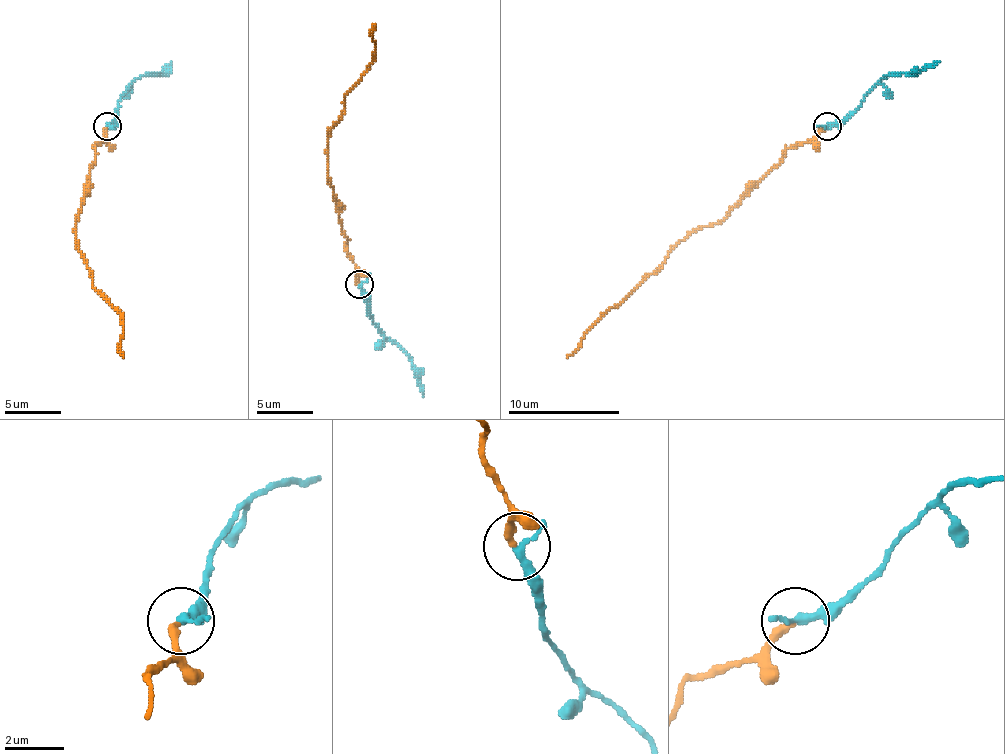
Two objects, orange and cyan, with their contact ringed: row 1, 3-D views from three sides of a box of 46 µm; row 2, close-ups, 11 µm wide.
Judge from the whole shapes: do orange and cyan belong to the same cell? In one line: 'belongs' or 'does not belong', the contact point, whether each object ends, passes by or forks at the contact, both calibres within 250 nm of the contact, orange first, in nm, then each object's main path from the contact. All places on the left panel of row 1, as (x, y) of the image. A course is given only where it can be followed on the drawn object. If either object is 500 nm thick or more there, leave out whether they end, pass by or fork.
belongs; at (107, 126); orange ends there; cyan passes by; 280 nm thick on the orange side, 200 nm on the other; orange runs (106, 128), (95, 148), (76, 221), (76, 249), (92, 274), (92, 285), (120, 316), (123, 358); cyan runs (106, 126), (115, 117), (120, 95), (143, 75), (160, 72), (171, 61)

